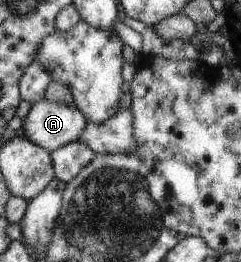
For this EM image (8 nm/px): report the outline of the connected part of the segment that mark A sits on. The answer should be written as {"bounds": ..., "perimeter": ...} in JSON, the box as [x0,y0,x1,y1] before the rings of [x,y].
{"bounds":[19,98,86,152],"perimeter":[[[43,98],[30,106],[19,132],[33,144],[51,152],[58,146],[77,141],[86,124],[73,102],[64,105]]]}

